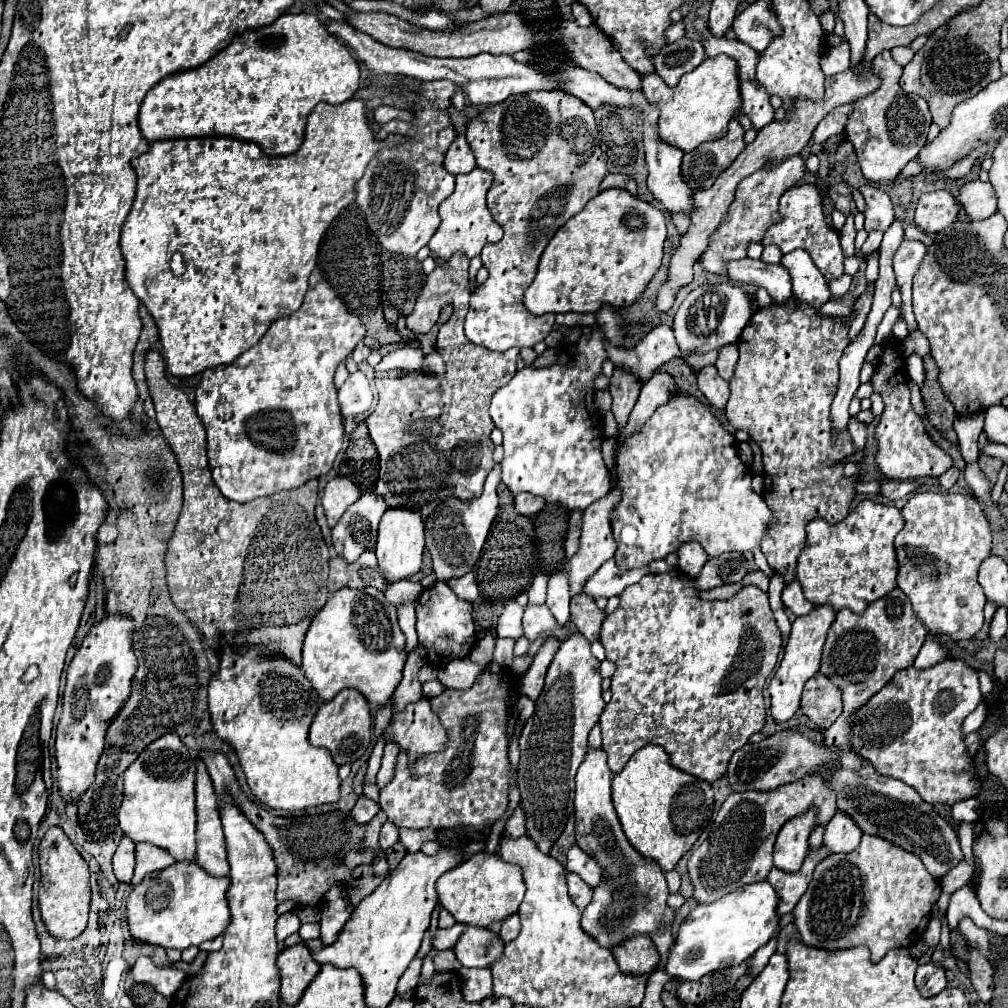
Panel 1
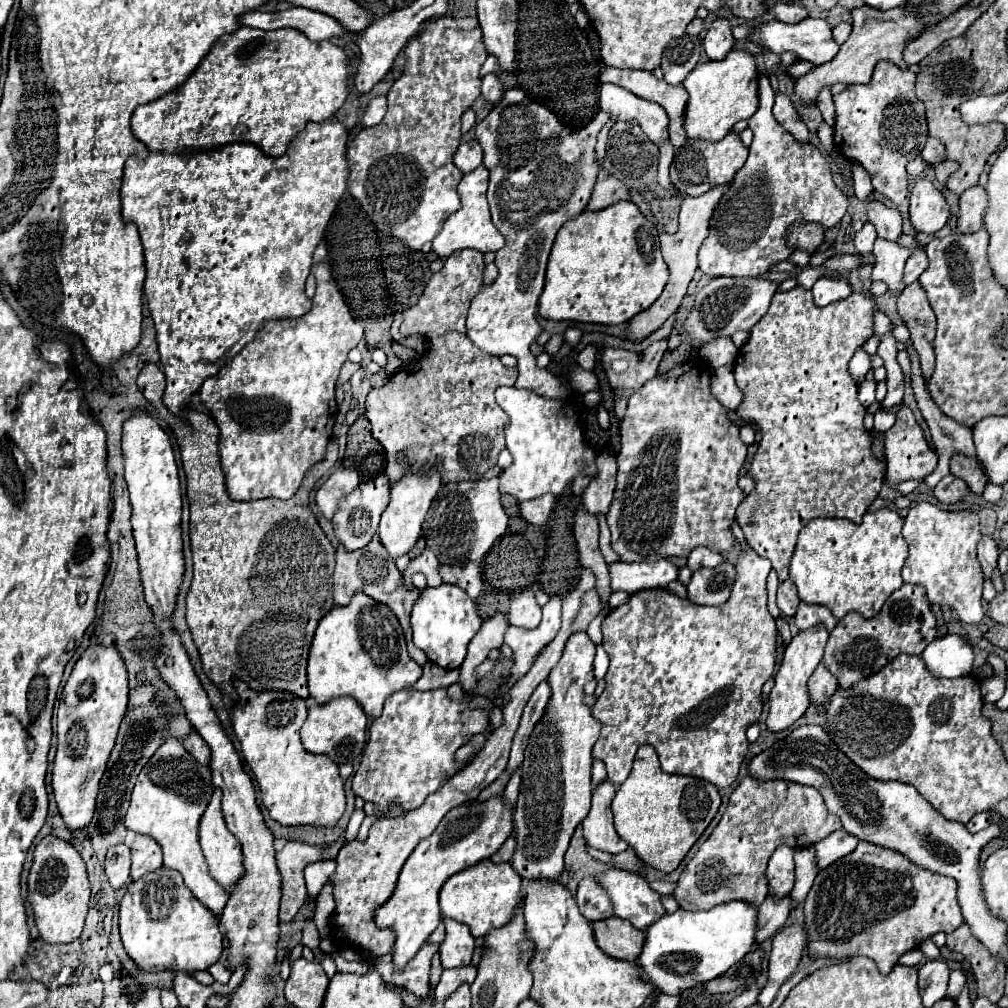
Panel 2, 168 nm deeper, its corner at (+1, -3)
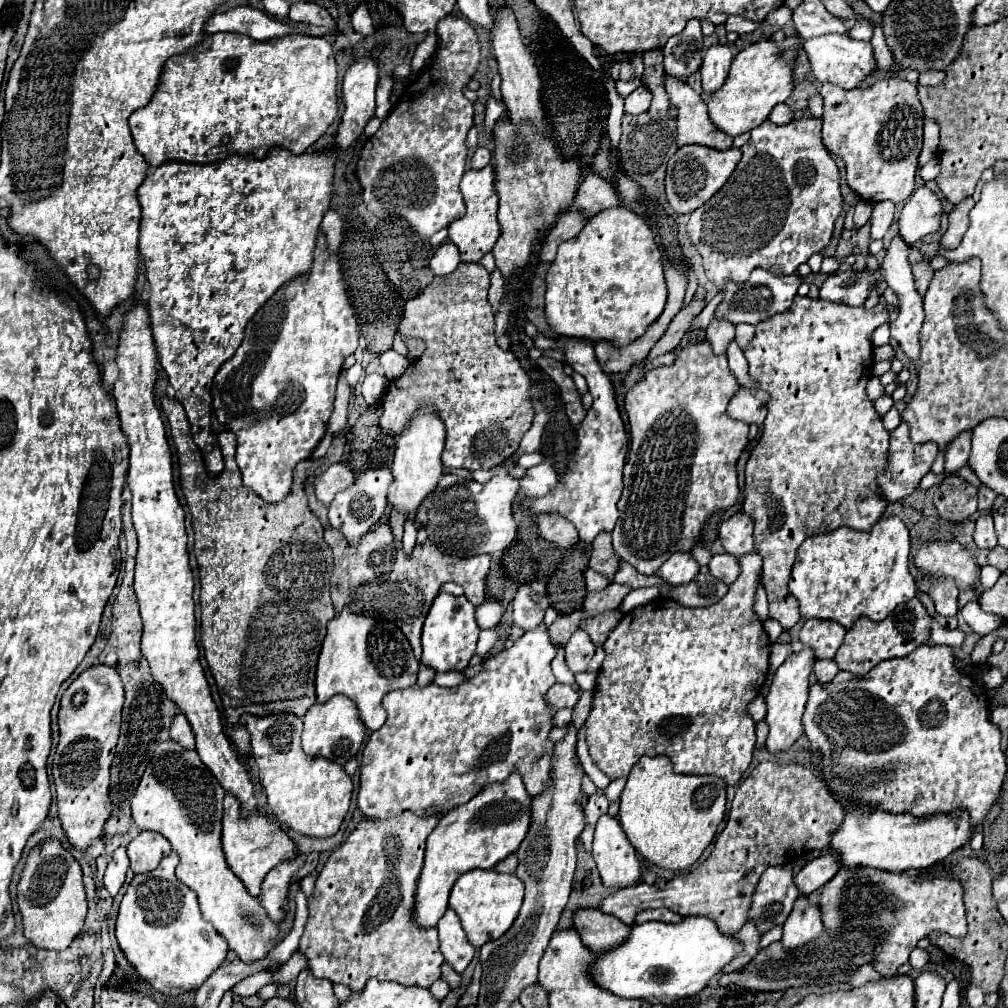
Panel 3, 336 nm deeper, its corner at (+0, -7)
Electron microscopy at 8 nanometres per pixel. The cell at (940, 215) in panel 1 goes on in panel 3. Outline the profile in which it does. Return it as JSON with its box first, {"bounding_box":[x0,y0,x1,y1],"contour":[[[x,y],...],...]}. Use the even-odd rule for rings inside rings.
{"bounding_box":[900,186,942,246],"contour":[[[920,186],[900,212],[900,236],[906,240],[906,244],[914,246],[916,240],[922,240],[924,236],[938,232],[940,218],[942,202],[928,186]]]}

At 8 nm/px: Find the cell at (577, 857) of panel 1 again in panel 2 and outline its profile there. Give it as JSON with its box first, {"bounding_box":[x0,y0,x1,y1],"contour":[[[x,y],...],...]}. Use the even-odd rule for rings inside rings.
{"bounding_box":[595,870,665,930],"contour":[[[607,870],[595,878],[607,890],[615,916],[629,920],[635,928],[645,930],[665,914],[661,896],[647,882],[641,882],[641,876],[625,870]]]}

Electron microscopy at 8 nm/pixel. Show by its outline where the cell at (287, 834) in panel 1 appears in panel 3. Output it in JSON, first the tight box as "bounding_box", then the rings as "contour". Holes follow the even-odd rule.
{"bounding_box":[170,714,196,750],"contour":[[[176,714],[174,716],[174,724],[170,728],[170,736],[172,736],[174,742],[178,742],[180,746],[184,746],[188,750],[194,750],[196,748],[196,740],[194,740],[192,728],[190,728],[186,716],[182,716],[182,714]]]}

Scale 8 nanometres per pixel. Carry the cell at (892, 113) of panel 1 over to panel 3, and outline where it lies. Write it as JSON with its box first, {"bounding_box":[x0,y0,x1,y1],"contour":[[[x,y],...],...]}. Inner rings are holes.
{"bounding_box":[820,78,924,204],"contour":[[[882,78],[870,88],[854,88],[854,90],[844,90],[834,84],[824,84],[820,94],[824,98],[822,140],[830,152],[838,154],[844,160],[848,186],[854,192],[858,192],[860,198],[872,204],[880,200],[904,202],[914,192],[916,162],[922,150],[924,116],[918,100],[918,86],[900,78]]]}

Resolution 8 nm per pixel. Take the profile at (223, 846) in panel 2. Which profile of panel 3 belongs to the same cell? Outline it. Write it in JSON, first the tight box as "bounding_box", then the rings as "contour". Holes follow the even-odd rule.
{"bounding_box":[222,794,296,896],"contour":[[[226,794],[224,796],[224,816],[222,816],[222,850],[224,850],[228,868],[244,882],[246,890],[252,896],[258,896],[262,876],[266,876],[266,872],[274,868],[276,864],[280,864],[282,860],[294,856],[296,846],[286,836],[286,832],[282,832],[270,818],[258,812],[250,816],[250,820],[242,820],[238,816],[238,800]]]}

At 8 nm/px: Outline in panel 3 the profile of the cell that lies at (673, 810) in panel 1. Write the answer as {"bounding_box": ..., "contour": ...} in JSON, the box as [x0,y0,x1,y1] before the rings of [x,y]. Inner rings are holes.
{"bounding_box":[618,756,726,872],"contour":[[[642,756],[628,774],[618,820],[636,852],[672,872],[690,868],[712,842],[726,812],[726,784],[714,776],[674,774],[666,756]]]}

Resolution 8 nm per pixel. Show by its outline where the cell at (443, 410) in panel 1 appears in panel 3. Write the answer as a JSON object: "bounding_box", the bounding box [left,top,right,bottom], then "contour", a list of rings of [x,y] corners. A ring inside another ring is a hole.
{"bounding_box":[380,262,534,472],"contour":[[[460,262],[458,268],[442,278],[434,278],[420,296],[412,298],[404,306],[404,316],[398,330],[406,336],[422,338],[426,350],[418,362],[412,362],[406,372],[390,382],[386,394],[382,396],[382,416],[380,428],[390,436],[398,438],[410,418],[422,410],[432,408],[446,426],[446,448],[442,454],[446,468],[466,468],[470,472],[490,470],[502,460],[512,456],[518,448],[520,438],[532,426],[534,408],[528,398],[530,378],[514,358],[512,352],[502,352],[494,340],[494,314],[488,302],[490,274],[480,264]]]}

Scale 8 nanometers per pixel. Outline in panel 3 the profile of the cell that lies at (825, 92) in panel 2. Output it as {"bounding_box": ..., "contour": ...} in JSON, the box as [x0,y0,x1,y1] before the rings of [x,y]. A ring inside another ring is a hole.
{"bounding_box":[804,34,876,90],"contour":[[[824,34],[824,36],[816,36],[804,42],[804,50],[808,54],[810,66],[812,66],[812,74],[816,74],[818,82],[830,82],[836,84],[844,90],[852,90],[860,84],[862,78],[866,78],[870,72],[876,70],[876,60],[874,60],[874,52],[870,42],[860,42],[860,40],[852,40],[844,34]]]}

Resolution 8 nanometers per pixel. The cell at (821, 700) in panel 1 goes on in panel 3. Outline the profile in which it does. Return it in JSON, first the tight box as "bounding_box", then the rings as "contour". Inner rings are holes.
{"bounding_box":[814,660,838,684],"contour":[[[816,660],[814,664],[814,676],[820,684],[828,684],[832,682],[832,678],[838,674],[838,666],[834,664],[834,660]]]}

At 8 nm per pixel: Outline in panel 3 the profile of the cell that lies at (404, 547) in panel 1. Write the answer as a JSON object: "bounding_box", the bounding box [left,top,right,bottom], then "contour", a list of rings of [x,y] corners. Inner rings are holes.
{"bounding_box":[388,410,444,518],"contour":[[[422,410],[412,418],[406,432],[396,440],[394,462],[390,468],[394,482],[388,492],[388,506],[392,512],[406,512],[408,518],[416,518],[422,502],[436,490],[438,480],[444,476],[444,466],[440,458],[444,450],[444,436],[444,424],[436,418],[436,414],[430,410]]]}

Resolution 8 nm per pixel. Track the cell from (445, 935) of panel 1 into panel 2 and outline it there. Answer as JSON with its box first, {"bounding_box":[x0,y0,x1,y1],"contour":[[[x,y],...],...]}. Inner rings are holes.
{"bounding_box":[369,944,439,1000],"contour":[[[435,944],[423,946],[413,960],[405,966],[405,970],[395,970],[393,968],[393,956],[387,954],[383,958],[369,960],[369,966],[373,970],[379,970],[383,980],[395,986],[401,986],[409,990],[411,994],[417,996],[417,1000],[423,1000],[429,994],[429,966],[431,966],[431,956],[437,954],[439,948]]]}

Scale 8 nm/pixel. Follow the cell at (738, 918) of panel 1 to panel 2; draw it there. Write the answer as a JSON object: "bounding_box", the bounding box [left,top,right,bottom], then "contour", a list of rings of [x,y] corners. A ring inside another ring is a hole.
{"bounding_box":[635,902,757,994],"contour":[[[745,902],[719,904],[707,912],[677,910],[661,916],[645,932],[643,950],[635,962],[641,980],[649,980],[663,994],[681,994],[697,984],[725,974],[753,946],[757,930],[757,908]]]}

